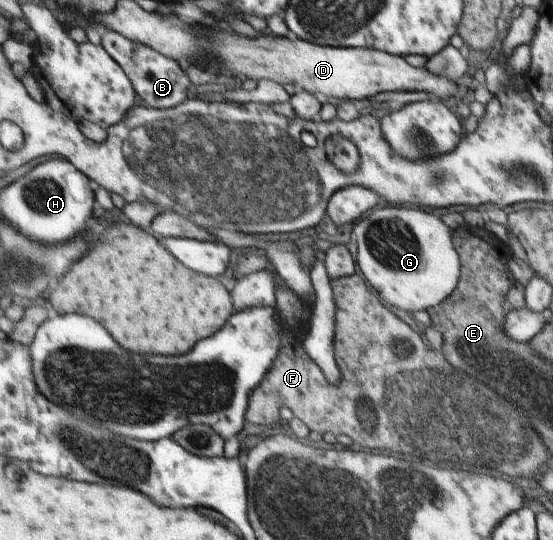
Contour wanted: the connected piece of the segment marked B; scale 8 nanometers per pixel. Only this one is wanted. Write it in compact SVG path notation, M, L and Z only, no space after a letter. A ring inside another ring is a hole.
M110 29L104 36L104 47L124 67L137 94L147 102L149 108L173 108L192 96L192 93L187 93L189 91L189 77L185 71L172 58L153 47L132 41L125 35Z

